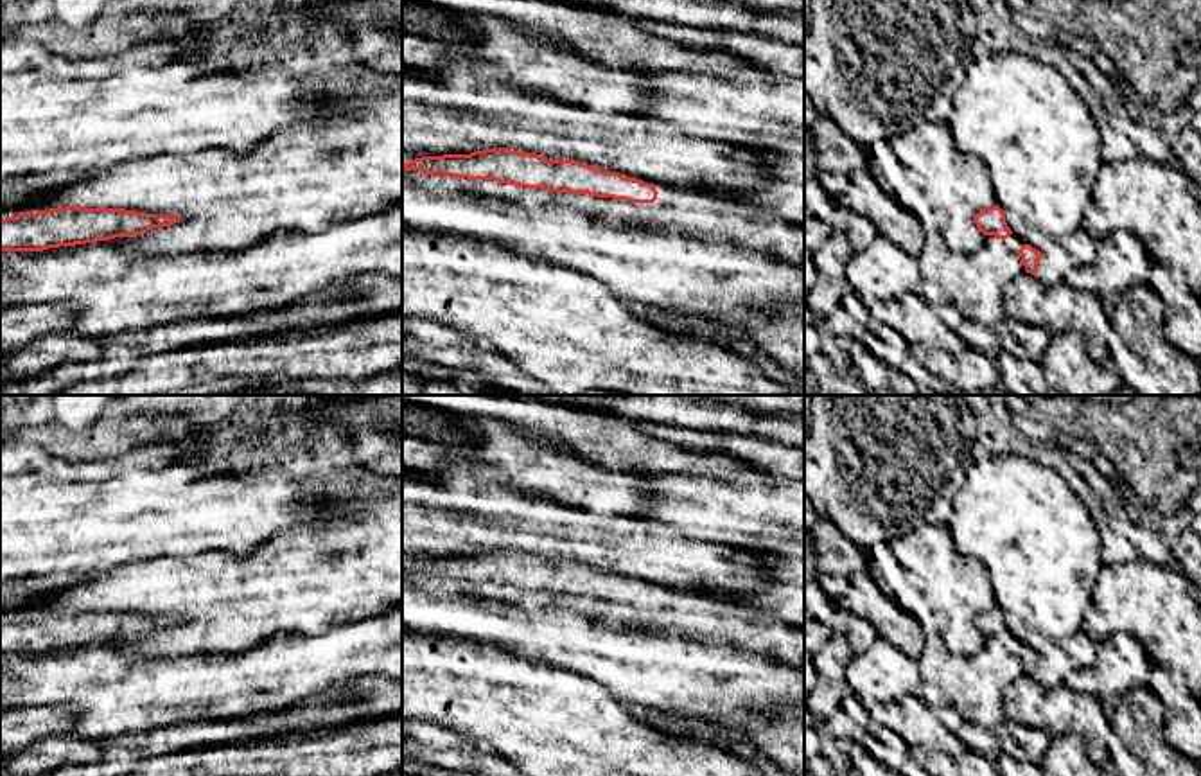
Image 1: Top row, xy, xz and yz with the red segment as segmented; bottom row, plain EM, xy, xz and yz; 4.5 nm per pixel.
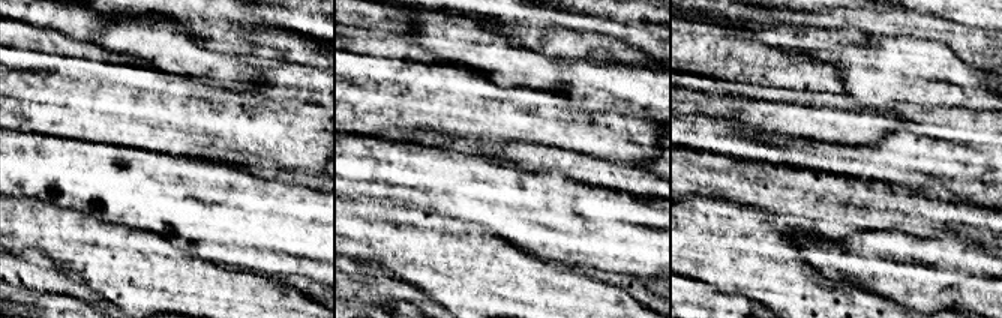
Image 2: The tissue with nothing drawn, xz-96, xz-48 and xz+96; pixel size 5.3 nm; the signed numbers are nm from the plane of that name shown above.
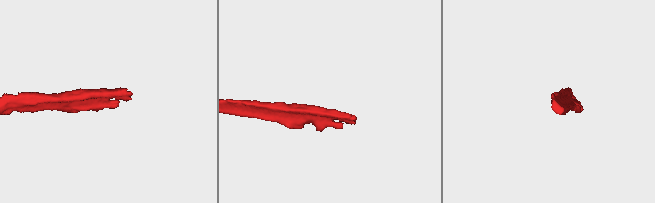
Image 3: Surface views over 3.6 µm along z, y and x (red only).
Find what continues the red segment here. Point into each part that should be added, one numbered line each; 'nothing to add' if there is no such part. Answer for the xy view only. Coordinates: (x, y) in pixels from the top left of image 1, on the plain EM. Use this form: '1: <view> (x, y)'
nothing to add

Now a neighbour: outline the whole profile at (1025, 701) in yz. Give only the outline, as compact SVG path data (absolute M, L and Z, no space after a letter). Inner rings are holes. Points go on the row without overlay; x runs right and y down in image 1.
M1023 674L1004 690L1004 715L1007 722L1045 729L1052 738L1077 733L1079 715L1111 713L1111 704L1065 684L1043 686Z

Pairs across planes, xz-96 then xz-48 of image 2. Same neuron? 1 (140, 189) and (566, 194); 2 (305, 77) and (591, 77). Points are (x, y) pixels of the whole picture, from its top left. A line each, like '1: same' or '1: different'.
1: same
2: same

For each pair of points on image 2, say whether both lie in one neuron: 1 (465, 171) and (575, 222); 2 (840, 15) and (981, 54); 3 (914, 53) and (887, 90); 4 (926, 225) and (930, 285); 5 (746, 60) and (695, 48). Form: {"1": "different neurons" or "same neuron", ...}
{"1": "same neuron", "2": "same neuron", "3": "same neuron", "4": "different neurons", "5": "same neuron"}

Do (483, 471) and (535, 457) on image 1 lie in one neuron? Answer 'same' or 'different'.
different

